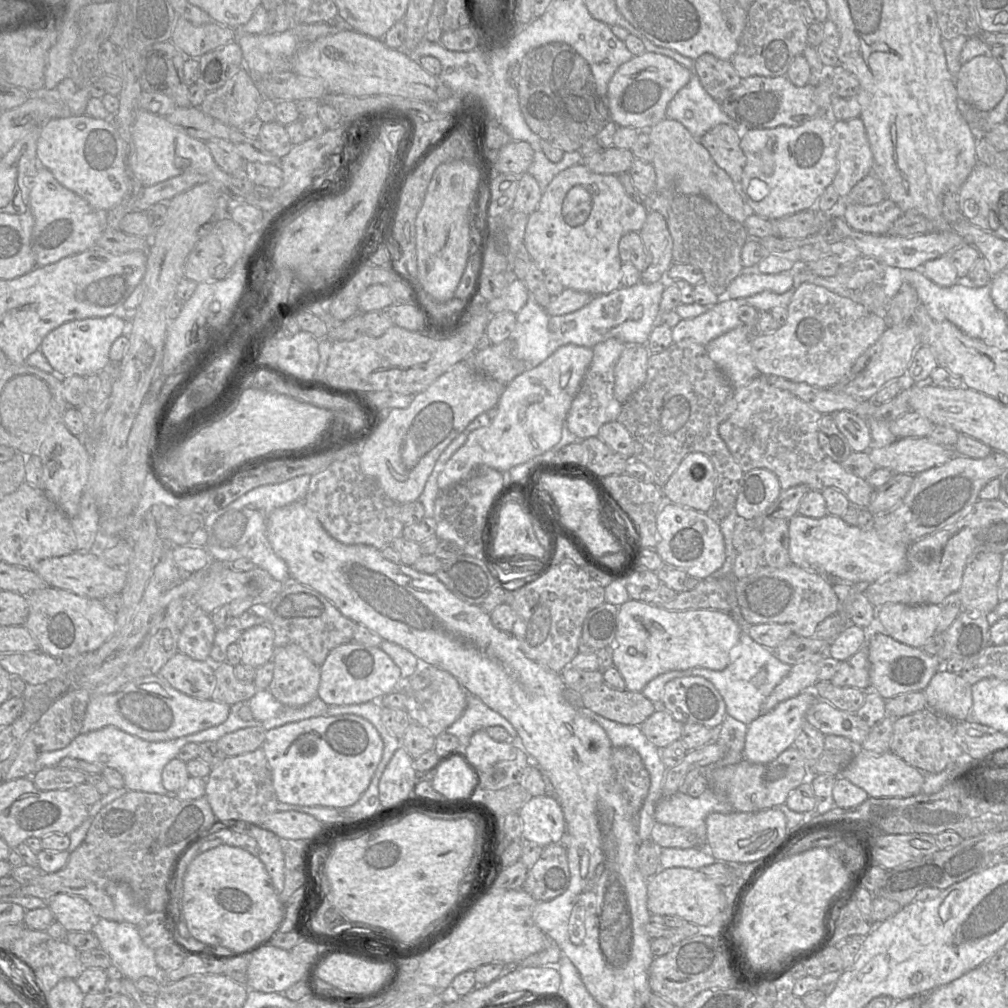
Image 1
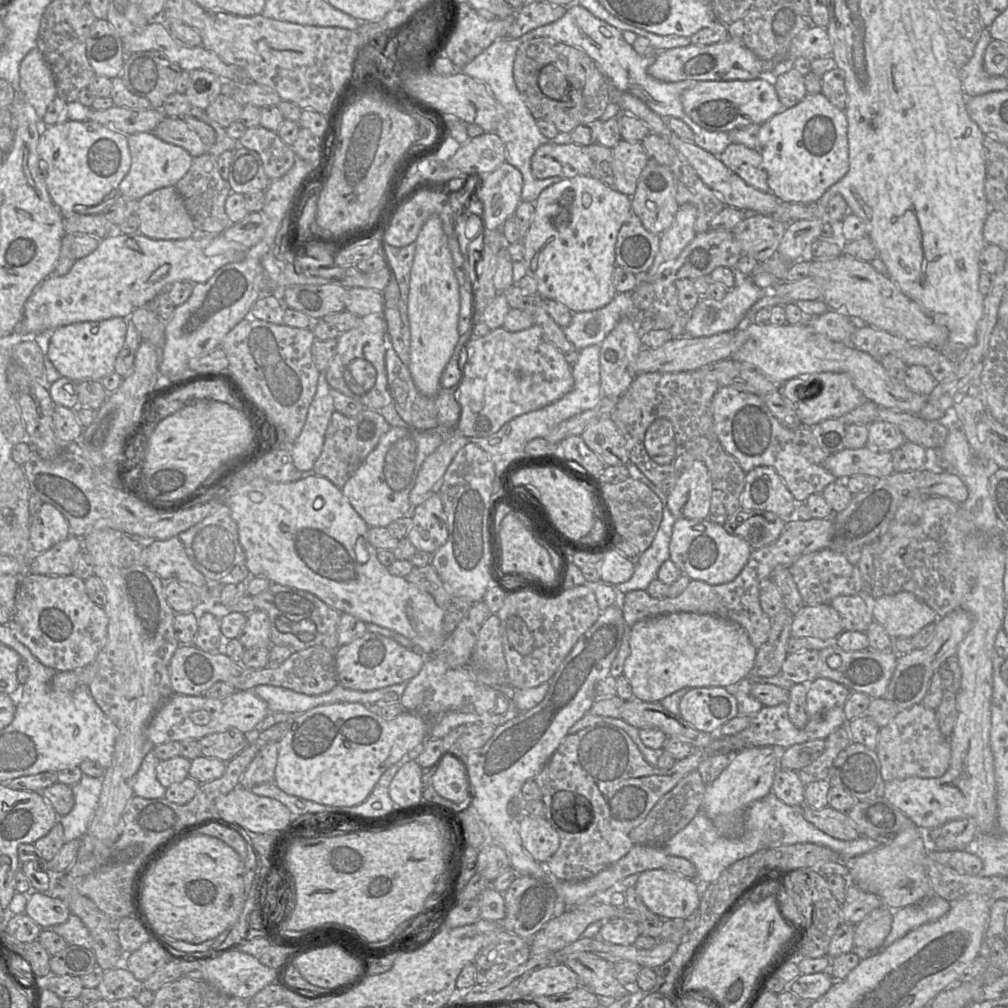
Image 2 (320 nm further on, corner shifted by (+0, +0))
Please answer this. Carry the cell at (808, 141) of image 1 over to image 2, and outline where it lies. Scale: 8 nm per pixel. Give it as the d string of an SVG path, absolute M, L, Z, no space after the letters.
M821 92L809 94L797 105L774 115L760 127L756 151L762 154L769 191L781 202L815 203L849 171L848 121L845 110L834 106Z

